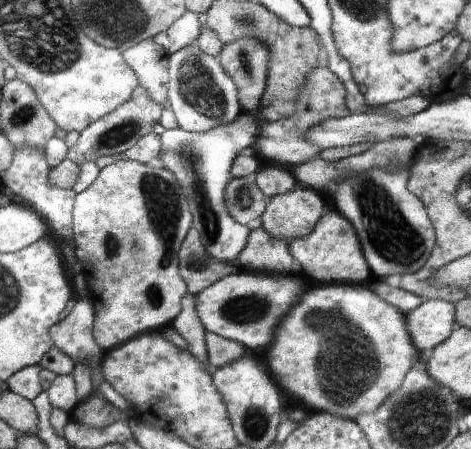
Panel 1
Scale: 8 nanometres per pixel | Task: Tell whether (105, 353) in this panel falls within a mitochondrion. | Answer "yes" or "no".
no

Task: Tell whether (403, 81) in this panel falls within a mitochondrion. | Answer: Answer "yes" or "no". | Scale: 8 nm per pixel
no

